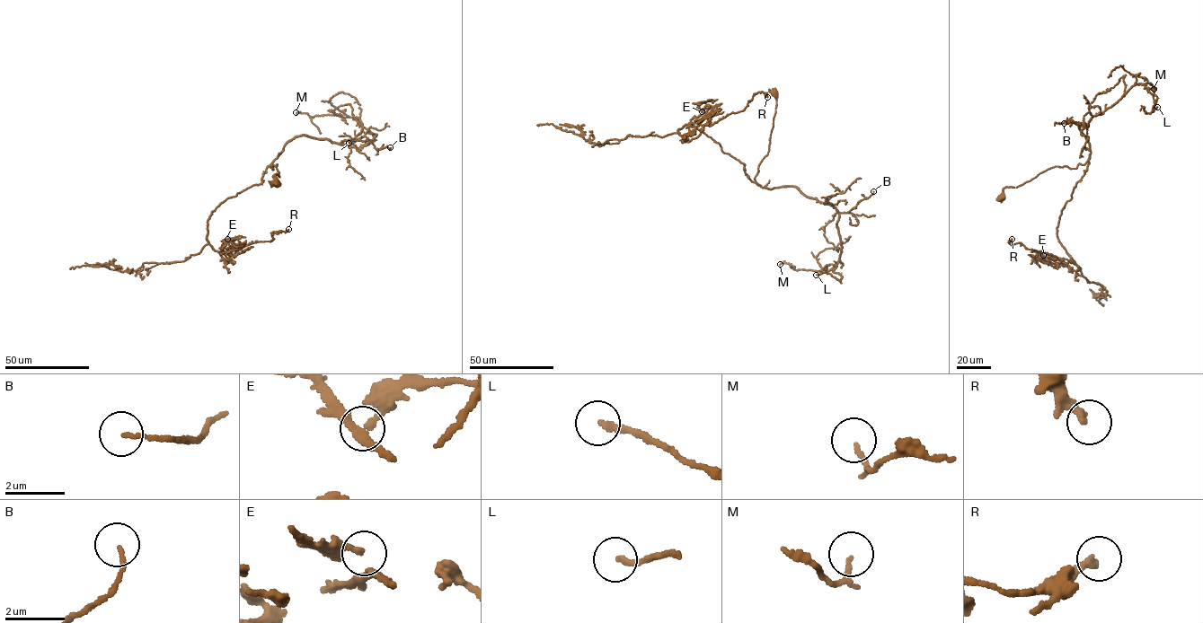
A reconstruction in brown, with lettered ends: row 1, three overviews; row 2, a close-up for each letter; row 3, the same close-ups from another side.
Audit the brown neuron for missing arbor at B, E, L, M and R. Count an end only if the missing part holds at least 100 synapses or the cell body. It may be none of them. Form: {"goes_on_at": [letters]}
{"goes_on_at": []}

